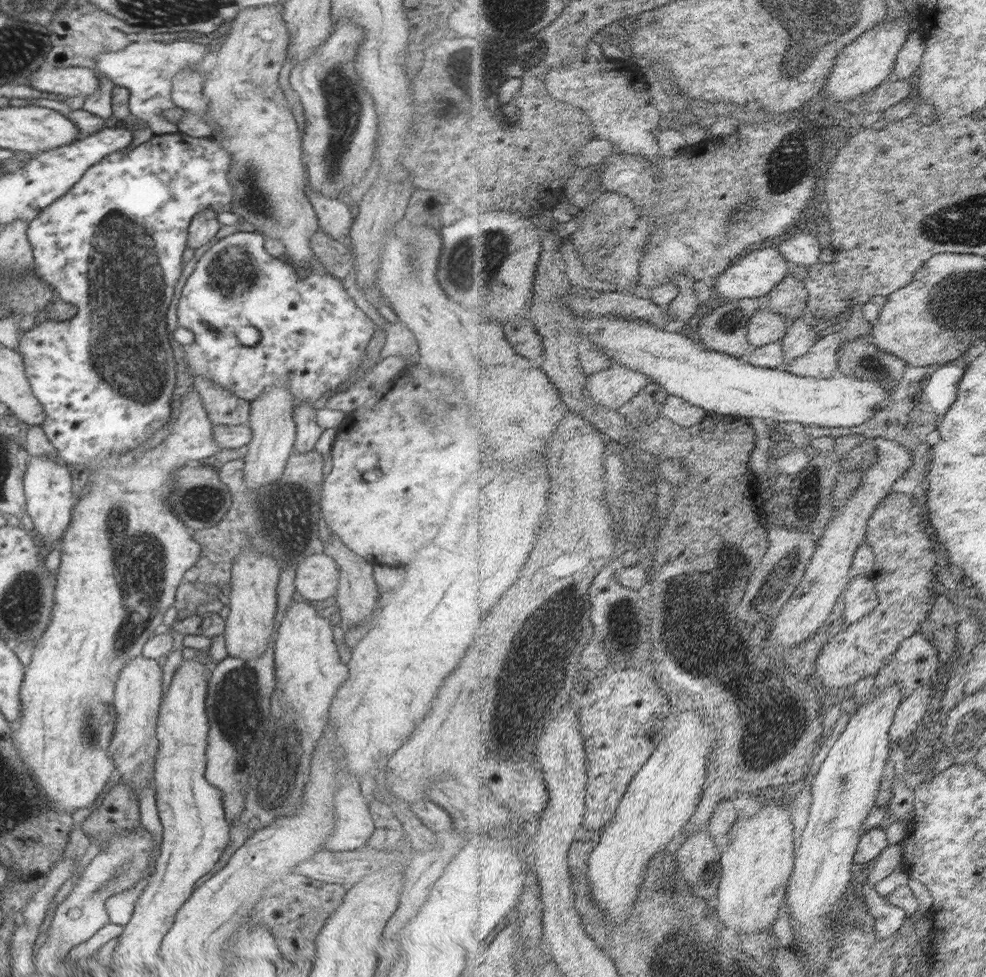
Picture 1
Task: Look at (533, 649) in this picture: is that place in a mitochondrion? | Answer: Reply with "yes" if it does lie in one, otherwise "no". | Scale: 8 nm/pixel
yes

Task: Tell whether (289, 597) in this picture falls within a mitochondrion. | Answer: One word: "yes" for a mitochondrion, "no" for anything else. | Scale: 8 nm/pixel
no

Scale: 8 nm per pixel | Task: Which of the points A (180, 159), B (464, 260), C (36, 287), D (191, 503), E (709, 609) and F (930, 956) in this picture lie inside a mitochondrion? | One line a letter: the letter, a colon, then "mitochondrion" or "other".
A: other
B: mitochondrion
C: mitochondrion
D: mitochondrion
E: mitochondrion
F: other

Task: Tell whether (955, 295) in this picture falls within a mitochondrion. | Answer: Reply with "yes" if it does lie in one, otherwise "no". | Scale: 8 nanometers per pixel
yes

